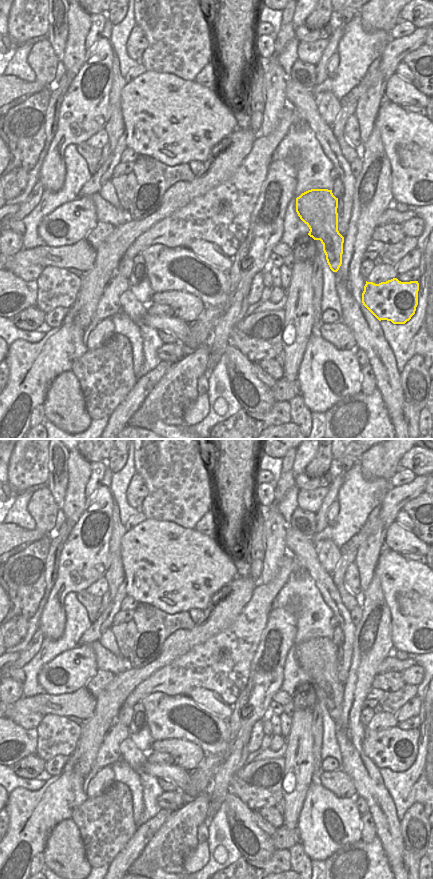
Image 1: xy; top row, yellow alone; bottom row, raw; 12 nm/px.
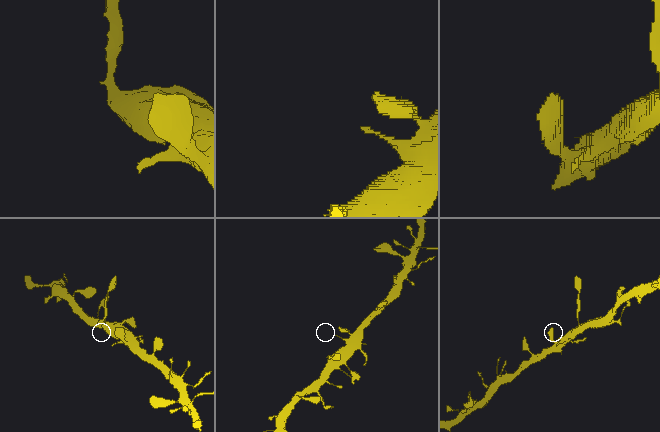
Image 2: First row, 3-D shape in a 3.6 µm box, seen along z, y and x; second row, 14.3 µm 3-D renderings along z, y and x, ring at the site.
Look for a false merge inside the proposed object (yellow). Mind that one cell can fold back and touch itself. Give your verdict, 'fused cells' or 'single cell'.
single cell

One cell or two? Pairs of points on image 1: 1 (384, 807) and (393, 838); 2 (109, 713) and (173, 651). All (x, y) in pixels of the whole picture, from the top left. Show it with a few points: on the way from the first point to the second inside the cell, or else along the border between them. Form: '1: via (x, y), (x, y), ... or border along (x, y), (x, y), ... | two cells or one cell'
1: via (385, 815), (387, 830) | one cell
2: via (117, 694), (135, 676), (154, 664) | one cell

